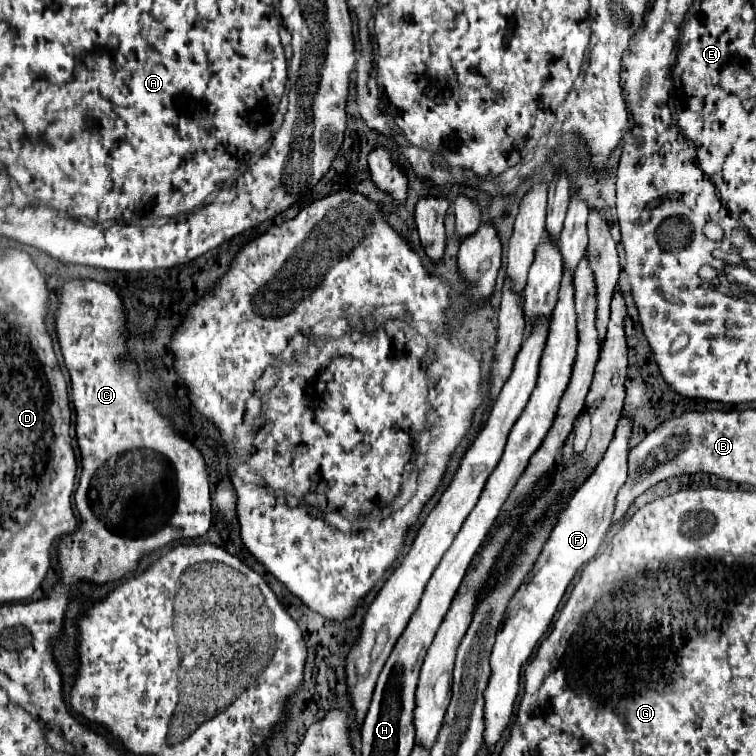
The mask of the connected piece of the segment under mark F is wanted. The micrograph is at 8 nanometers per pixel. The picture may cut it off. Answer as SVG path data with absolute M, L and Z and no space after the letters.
M622 414L620 422L616 426L616 434L614 434L606 454L602 456L602 462L598 462L598 466L594 468L594 474L590 474L590 478L574 492L574 498L568 500L568 506L562 512L556 528L552 530L532 574L528 574L526 582L520 586L518 594L514 594L514 598L510 600L510 604L506 608L504 622L496 634L496 644L494 644L494 650L490 656L492 678L484 692L484 698L486 698L484 742L490 744L492 748L496 746L502 730L510 722L514 700L520 690L522 666L534 652L538 640L546 634L572 578L586 562L590 562L596 556L598 548L602 546L602 542L612 526L612 516L614 516L614 508L616 508L614 496L618 494L622 484L626 484L626 478L628 478L628 454L630 454L632 426L634 426L634 420L630 418L630 414Z

